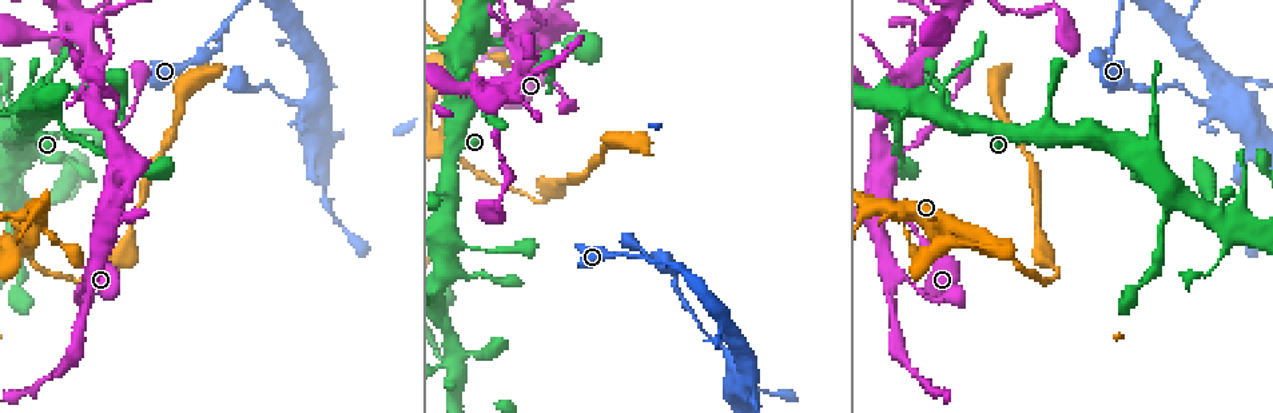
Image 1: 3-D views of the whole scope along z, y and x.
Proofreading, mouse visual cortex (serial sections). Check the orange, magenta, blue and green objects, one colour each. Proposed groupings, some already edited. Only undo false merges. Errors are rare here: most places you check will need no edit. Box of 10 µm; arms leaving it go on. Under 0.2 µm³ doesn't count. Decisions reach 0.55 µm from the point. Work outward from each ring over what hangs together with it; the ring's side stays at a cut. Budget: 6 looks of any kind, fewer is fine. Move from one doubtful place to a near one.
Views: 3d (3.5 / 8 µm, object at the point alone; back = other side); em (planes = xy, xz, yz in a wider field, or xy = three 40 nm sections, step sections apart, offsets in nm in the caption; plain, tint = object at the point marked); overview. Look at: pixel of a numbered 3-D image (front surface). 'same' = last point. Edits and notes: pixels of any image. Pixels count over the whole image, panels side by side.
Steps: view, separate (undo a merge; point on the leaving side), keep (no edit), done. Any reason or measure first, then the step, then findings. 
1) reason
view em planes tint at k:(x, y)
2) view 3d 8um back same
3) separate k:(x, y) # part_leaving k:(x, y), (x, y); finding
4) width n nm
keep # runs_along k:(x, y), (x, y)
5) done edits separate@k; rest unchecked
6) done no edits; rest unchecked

view 3d 3.5um at 1:(102, 216)

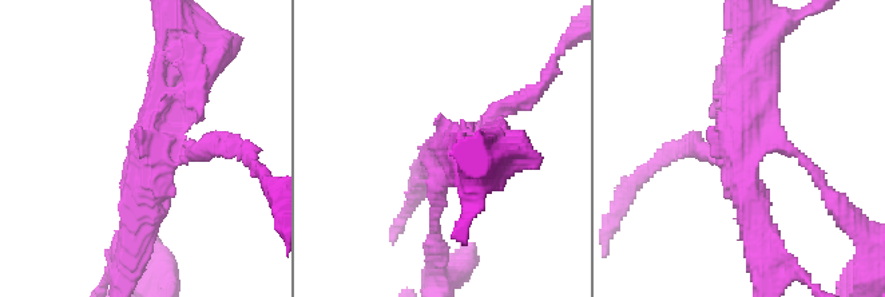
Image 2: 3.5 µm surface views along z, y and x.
arms 4; arm_widths 150, 200, 350, 400 nm; now the EM
view em xy step 2 plain at 2:(147, 144)

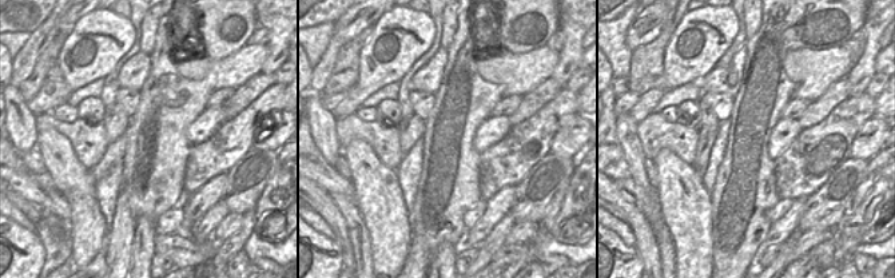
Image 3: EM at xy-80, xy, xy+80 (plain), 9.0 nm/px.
view em xy step 2 tint same

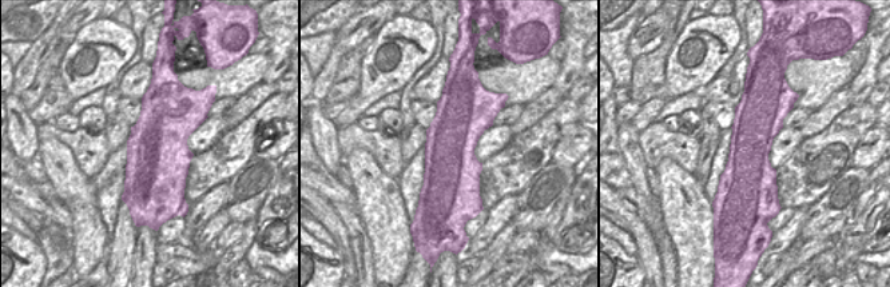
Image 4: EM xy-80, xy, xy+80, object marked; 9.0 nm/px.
keep # continuous, no second cell

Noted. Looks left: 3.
four or more arms meet
view 3d 3.5um at 1:(880, 125)

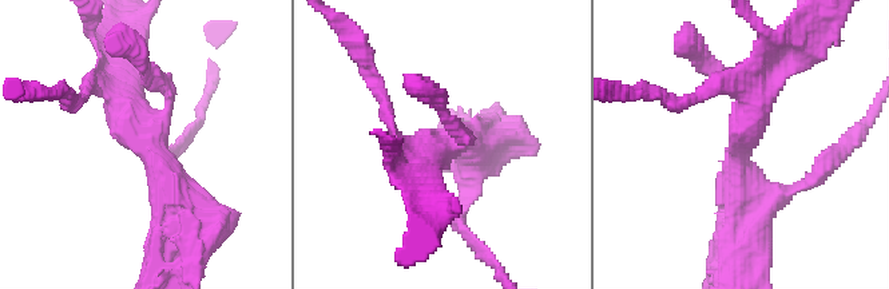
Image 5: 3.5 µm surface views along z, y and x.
arm_widths 150, 150, 300, 450 nm
keep # runs_along 5:(174, 218), (129, 66); continuous, no second cell

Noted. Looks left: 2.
view 3d 8um at 1:(324, 87)

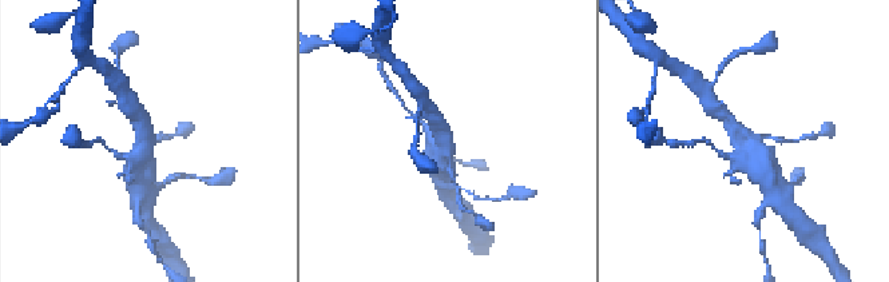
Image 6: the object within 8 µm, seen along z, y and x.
view em planes tint same

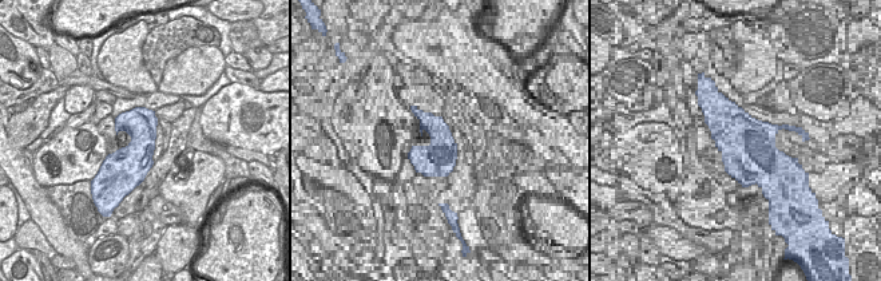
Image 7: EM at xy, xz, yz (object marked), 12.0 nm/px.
arms 4
keep # runs_along 6:(727, 118), (762, 157), (766, 177); all the same cell

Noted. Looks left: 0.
done no edits; rest unchecked

